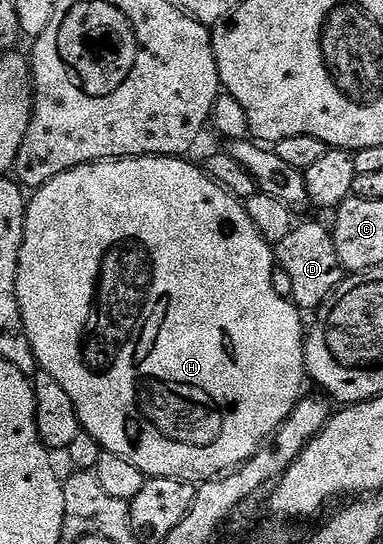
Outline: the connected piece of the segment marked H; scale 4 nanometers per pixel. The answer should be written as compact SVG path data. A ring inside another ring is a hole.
M149 156L147 158L118 158L111 162L91 162L88 166L79 166L70 172L62 172L62 176L54 176L54 180L50 180L45 186L39 187L33 193L36 194L33 198L31 195L26 206L24 239L20 249L20 263L18 264L18 276L16 277L16 295L22 312L24 331L32 345L36 365L43 373L54 376L54 380L58 380L58 384L62 384L66 396L70 396L70 404L74 404L74 412L78 412L81 431L94 436L94 440L98 440L101 451L114 456L122 456L122 460L130 460L130 464L134 464L134 468L141 470L148 478L177 478L183 482L199 484L221 477L225 472L235 470L246 460L250 460L250 456L259 452L260 445L271 438L272 433L282 424L282 420L286 420L286 416L290 416L292 409L299 404L302 397L300 389L303 388L304 382L306 383L306 371L304 369L306 337L302 334L301 311L296 303L289 300L285 295L284 299L276 291L276 282L272 279L272 266L274 270L273 247L254 228L254 222L250 220L248 215L247 205L241 199L235 198L230 192L223 190L201 167L199 170L194 163L184 161L188 160L180 156Z

